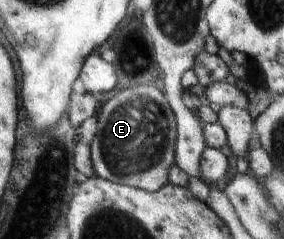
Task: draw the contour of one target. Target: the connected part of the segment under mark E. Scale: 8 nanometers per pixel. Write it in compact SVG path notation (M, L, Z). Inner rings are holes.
M137 84L133 88L119 90L105 105L99 106L97 131L91 140L93 170L105 180L153 192L168 183L169 167L174 163L175 143L176 116L164 92L153 84Z

